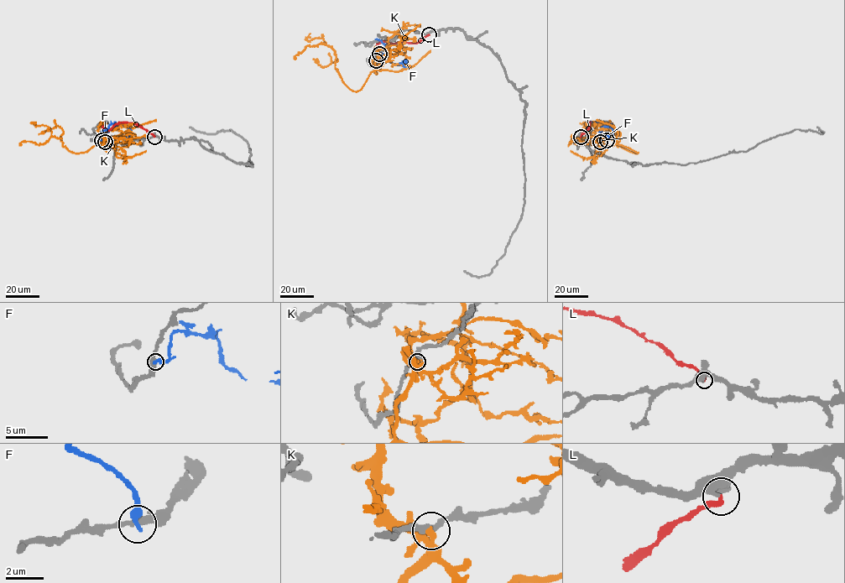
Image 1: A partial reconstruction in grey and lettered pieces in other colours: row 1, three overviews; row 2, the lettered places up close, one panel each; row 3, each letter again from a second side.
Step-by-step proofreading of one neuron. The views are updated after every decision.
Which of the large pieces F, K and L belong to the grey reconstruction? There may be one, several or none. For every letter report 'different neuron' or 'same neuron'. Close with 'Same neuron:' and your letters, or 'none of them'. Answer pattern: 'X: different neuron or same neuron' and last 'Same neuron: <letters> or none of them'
F: different neuron
K: different neuron
L: different neuron
Same neuron: none of them

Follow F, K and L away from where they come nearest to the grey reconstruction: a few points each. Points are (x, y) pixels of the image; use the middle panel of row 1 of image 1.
F: (375, 60), (379, 54), (383, 54), (393, 65), (405, 66), (403, 62), (406, 61)
K: (379, 54), (362, 87), (354, 91), (335, 67), (335, 51), (329, 46), (307, 45), (295, 59)
L: (429, 34), (418, 42), (388, 44), (381, 41), (377, 44)

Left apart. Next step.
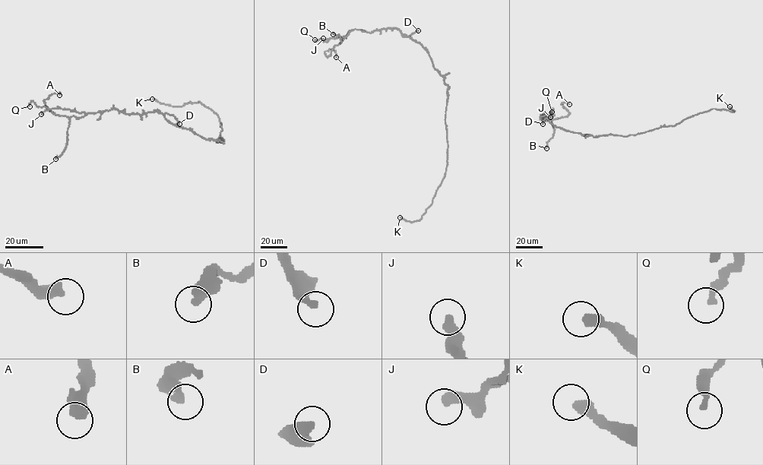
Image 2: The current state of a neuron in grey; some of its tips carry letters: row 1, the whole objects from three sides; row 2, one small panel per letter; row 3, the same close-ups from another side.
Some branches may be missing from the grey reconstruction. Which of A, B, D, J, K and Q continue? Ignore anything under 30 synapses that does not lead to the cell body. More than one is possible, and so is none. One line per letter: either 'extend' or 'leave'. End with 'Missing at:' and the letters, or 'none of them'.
A: leave
B: leave
D: leave
J: leave
K: extend
Q: extend
Missing at: K, Q

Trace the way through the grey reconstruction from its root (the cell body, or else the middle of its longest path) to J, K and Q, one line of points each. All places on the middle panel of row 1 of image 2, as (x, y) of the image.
J: (440, 74), (422, 46), (403, 36), (397, 29), (371, 33), (353, 30), (345, 36), (327, 42), (323, 38)
K: (440, 74), (447, 86), (445, 173), (432, 204), (419, 219), (409, 222), (400, 217)
Q: (440, 74), (422, 46), (403, 36), (397, 29), (371, 33), (353, 30), (344, 36), (315, 39)

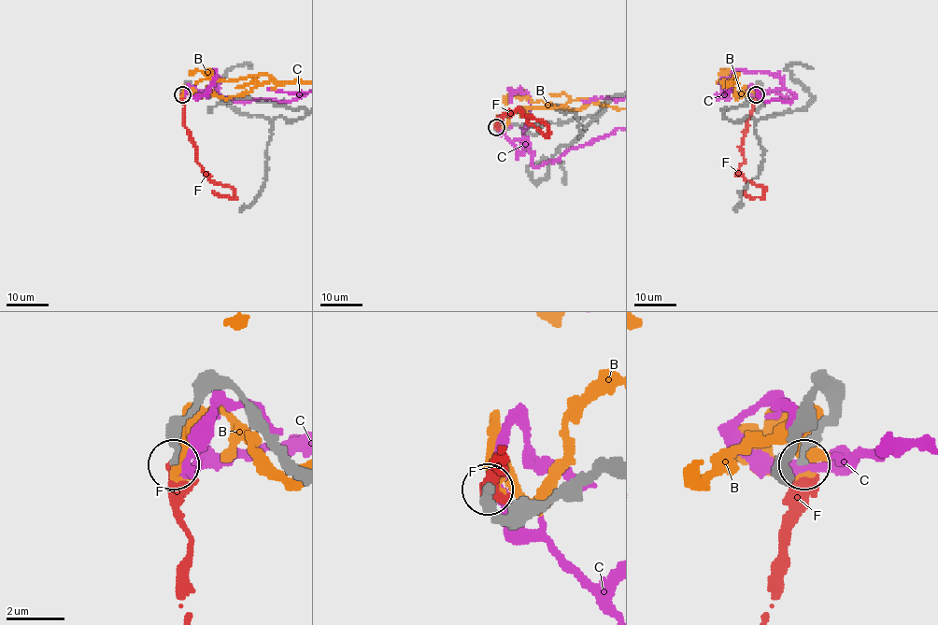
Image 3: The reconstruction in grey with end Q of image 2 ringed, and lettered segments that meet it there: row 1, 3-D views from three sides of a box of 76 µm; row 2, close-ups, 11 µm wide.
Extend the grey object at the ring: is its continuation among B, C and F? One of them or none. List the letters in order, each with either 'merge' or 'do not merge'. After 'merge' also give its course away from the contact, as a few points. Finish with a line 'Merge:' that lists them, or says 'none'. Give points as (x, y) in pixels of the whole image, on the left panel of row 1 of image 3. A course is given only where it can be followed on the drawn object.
B: do not merge
C: do not merge
F: merge; course (181, 93), (183, 125), (191, 135), (197, 161), (213, 181), (234, 191), (234, 198), (213, 192)
Merge: F

